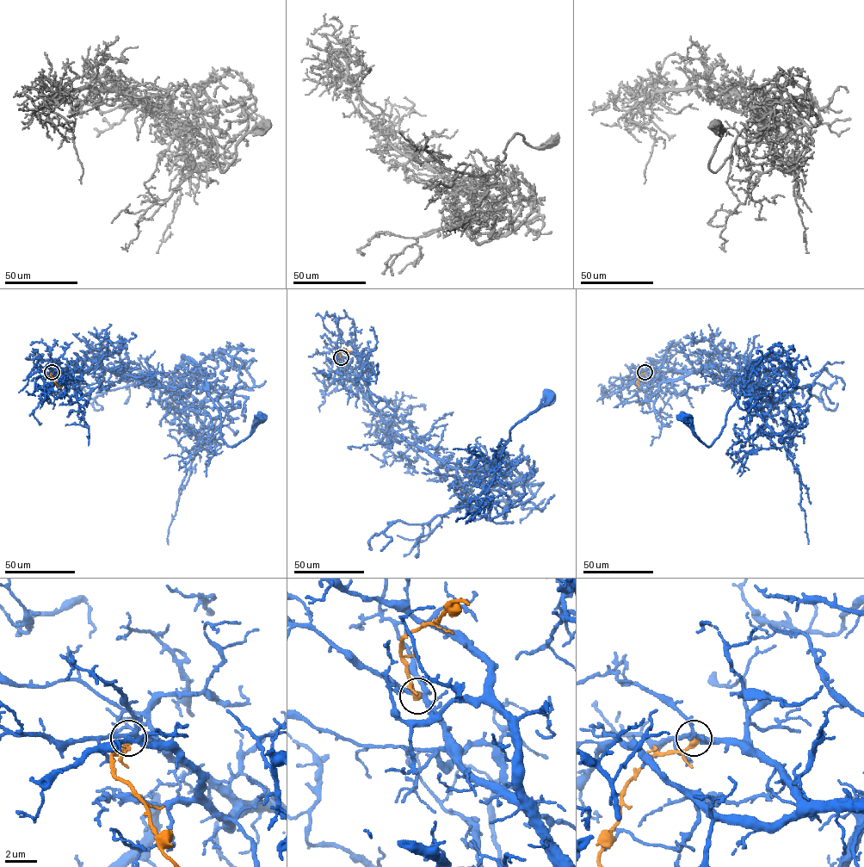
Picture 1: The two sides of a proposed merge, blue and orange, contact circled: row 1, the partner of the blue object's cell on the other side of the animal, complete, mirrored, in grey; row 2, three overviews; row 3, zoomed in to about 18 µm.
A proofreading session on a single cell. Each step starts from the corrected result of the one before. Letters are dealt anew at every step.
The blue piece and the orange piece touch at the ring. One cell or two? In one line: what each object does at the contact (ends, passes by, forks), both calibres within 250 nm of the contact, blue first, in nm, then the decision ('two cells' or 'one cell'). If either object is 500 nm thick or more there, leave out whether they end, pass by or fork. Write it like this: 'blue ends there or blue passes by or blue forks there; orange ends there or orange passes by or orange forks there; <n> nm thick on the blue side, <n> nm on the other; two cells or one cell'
blue forks there; orange ends there; 260 nm thick on the blue side, 360 nm on the other; two cells

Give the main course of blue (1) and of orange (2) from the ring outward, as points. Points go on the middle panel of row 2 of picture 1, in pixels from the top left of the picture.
1: (341, 357), (364, 380), (385, 422), (454, 467), (489, 467), (509, 430), (550, 396)
2: (341, 357), (339, 353), (344, 349), (350, 351)

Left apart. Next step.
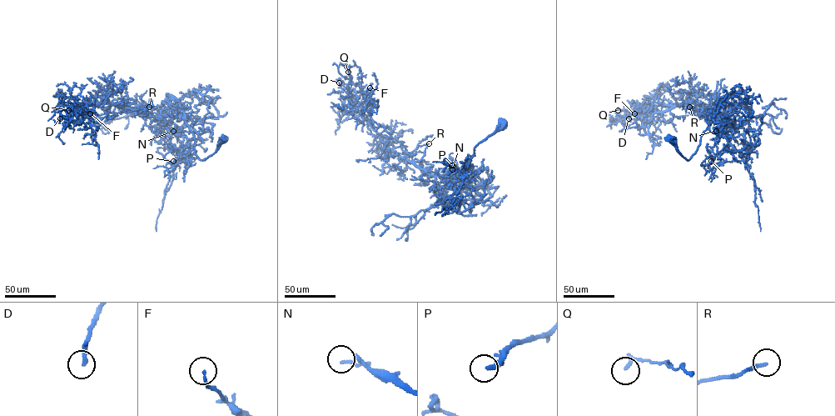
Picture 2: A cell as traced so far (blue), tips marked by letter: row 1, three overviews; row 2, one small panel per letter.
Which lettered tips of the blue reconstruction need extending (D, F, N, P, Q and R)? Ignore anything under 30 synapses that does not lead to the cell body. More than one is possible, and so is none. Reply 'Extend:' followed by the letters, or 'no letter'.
Extend: D, N, P

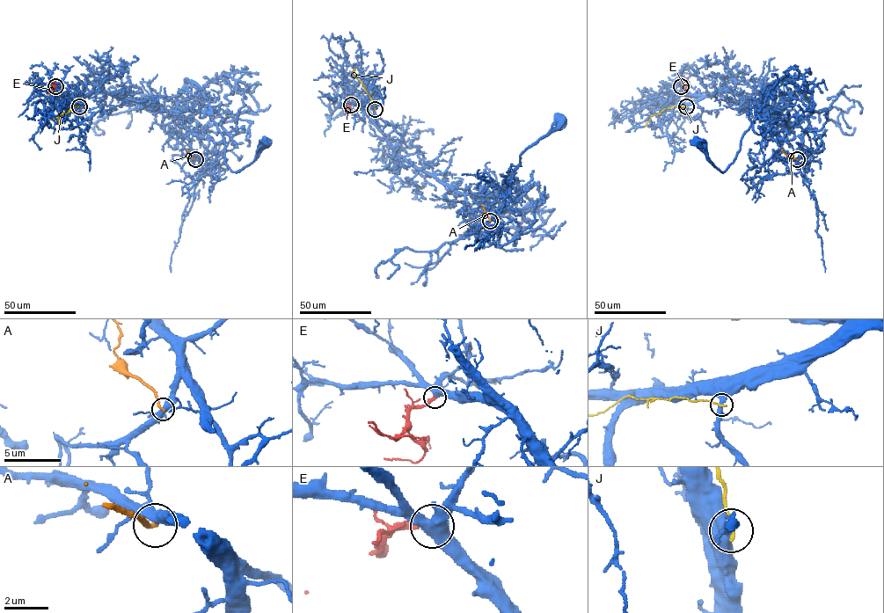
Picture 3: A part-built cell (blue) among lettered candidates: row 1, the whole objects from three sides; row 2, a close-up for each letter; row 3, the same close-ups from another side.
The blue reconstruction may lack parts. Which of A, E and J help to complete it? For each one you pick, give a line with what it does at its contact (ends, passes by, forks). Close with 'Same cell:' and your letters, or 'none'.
E: it ends
Same cell: E

